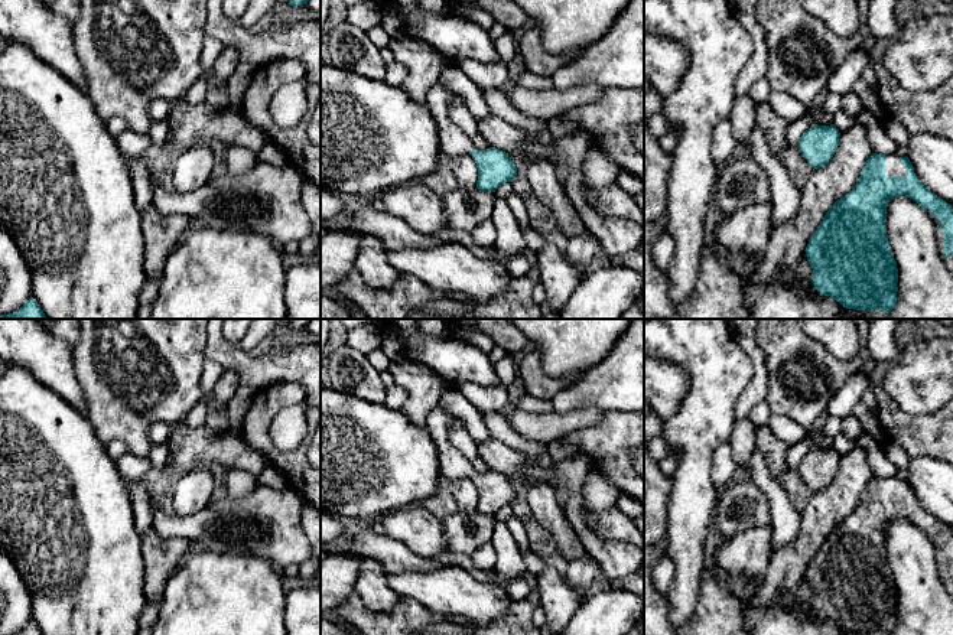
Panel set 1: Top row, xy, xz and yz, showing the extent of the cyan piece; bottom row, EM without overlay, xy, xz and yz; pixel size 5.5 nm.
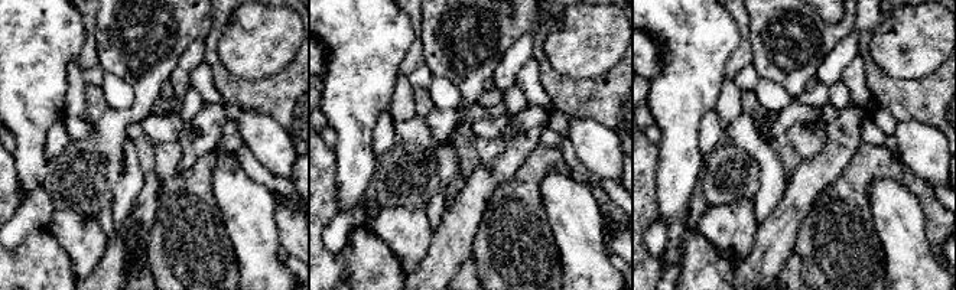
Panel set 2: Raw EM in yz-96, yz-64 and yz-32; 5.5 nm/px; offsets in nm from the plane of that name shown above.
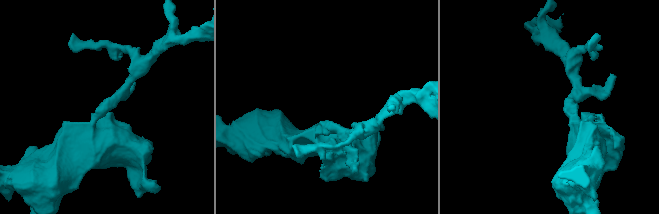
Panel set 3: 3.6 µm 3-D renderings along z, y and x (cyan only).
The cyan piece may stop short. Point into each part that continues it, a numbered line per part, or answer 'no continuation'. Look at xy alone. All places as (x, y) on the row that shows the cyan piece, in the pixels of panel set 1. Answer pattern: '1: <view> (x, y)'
no continuation

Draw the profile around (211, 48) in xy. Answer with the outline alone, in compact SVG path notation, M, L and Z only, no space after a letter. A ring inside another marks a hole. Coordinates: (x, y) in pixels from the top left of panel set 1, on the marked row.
M209 35L204 36L201 52L202 75L185 95L183 100L188 104L198 105L206 101L208 72L212 69L222 49L224 45L218 39Z

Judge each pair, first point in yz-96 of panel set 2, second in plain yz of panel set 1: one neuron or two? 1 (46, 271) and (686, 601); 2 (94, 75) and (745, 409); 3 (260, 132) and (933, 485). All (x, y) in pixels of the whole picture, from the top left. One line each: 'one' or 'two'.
1: two
2: two
3: one

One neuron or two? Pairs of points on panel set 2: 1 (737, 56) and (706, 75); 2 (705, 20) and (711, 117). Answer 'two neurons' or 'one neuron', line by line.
1: two neurons
2: two neurons

